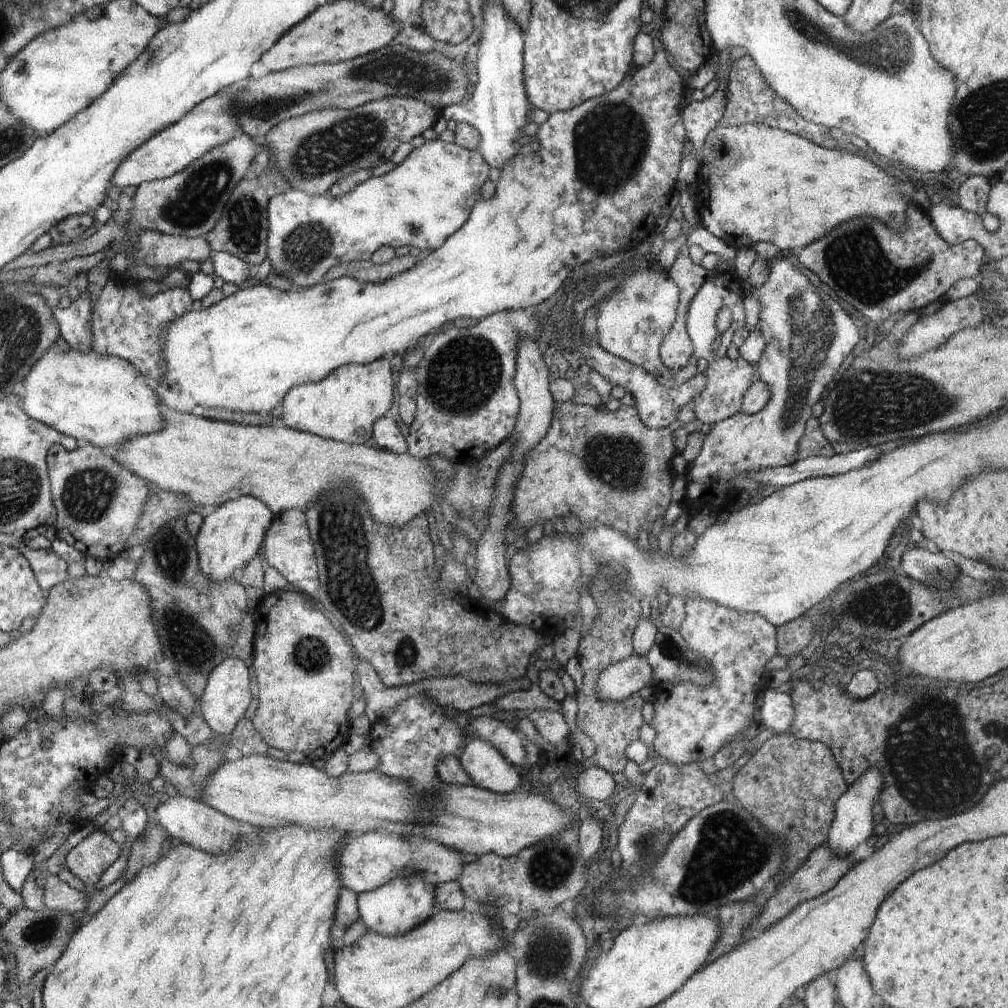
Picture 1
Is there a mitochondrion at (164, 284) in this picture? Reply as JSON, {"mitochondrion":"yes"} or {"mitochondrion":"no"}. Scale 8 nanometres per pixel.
{"mitochondrion":"no"}

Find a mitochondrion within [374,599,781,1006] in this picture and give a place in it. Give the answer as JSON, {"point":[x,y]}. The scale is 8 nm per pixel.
{"point":[549,954]}

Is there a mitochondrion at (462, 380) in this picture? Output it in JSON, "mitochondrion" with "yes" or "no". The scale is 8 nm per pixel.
{"mitochondrion":"yes"}

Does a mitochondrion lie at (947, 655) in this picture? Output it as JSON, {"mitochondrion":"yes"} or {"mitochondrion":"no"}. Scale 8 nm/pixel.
{"mitochondrion":"no"}

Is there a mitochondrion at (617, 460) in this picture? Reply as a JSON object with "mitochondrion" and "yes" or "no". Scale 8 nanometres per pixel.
{"mitochondrion":"yes"}

